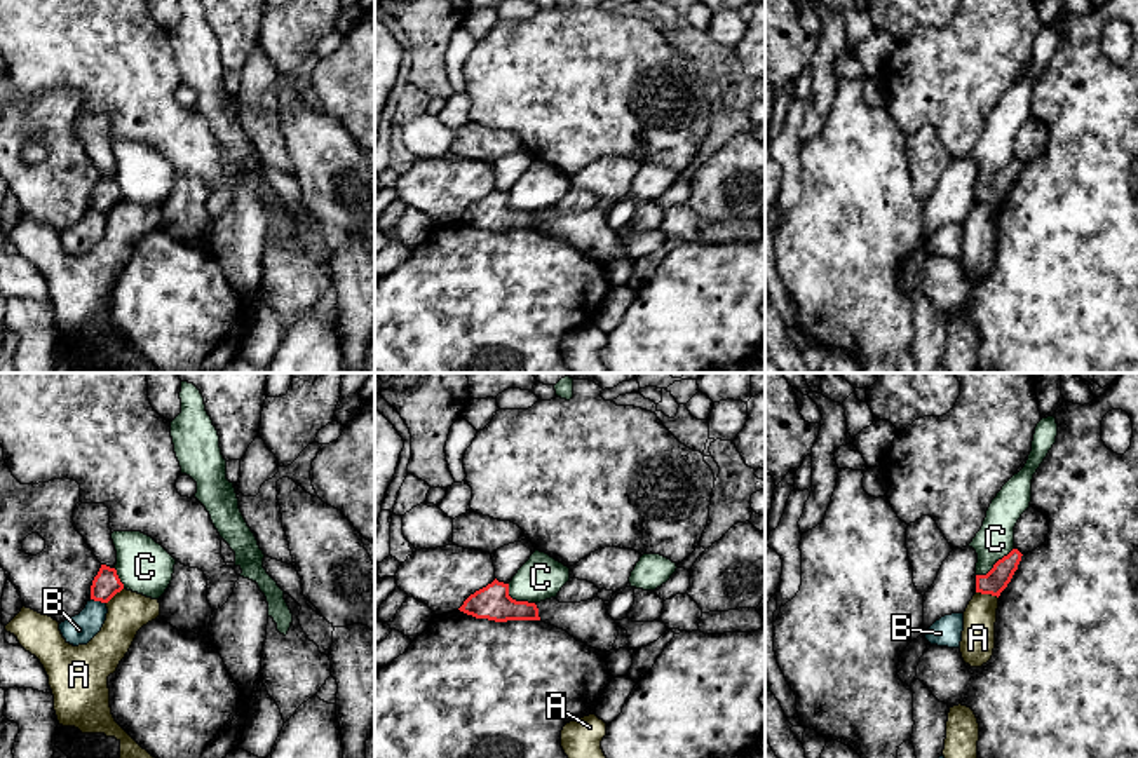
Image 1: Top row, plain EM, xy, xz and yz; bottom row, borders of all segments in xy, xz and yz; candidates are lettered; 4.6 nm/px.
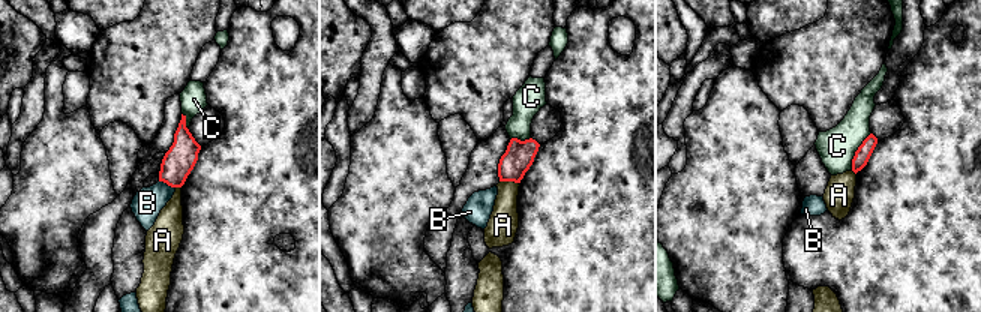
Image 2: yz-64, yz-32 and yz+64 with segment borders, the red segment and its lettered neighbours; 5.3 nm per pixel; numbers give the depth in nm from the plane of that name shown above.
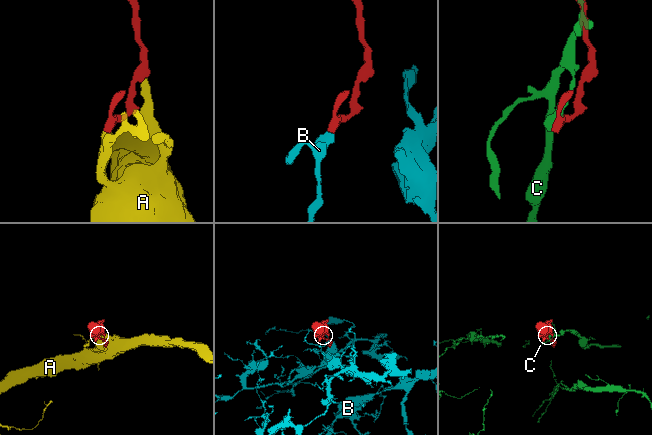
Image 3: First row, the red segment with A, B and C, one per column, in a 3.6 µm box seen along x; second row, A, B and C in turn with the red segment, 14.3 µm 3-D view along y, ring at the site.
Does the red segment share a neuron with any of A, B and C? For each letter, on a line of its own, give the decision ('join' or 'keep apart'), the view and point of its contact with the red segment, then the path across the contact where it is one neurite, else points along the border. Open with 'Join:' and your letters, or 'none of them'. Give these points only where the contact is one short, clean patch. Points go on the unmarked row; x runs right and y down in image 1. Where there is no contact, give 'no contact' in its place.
Join: none of them
A: keep apart | yz (987, 203)
B: keep apart | xy (98, 209) | along xy (91, 208), (105, 213)
C: keep apart | yz (994, 175) | along yz (1013, 157), (985, 183), (976, 185)

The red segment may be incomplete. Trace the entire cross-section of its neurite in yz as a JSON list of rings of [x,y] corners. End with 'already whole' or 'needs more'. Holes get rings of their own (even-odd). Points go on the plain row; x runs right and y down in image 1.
[[[1013,159],[1007,166],[999,169],[986,185],[976,185],[976,202],[999,207],[1018,179],[1021,166],[1018,159]]]; already whole

